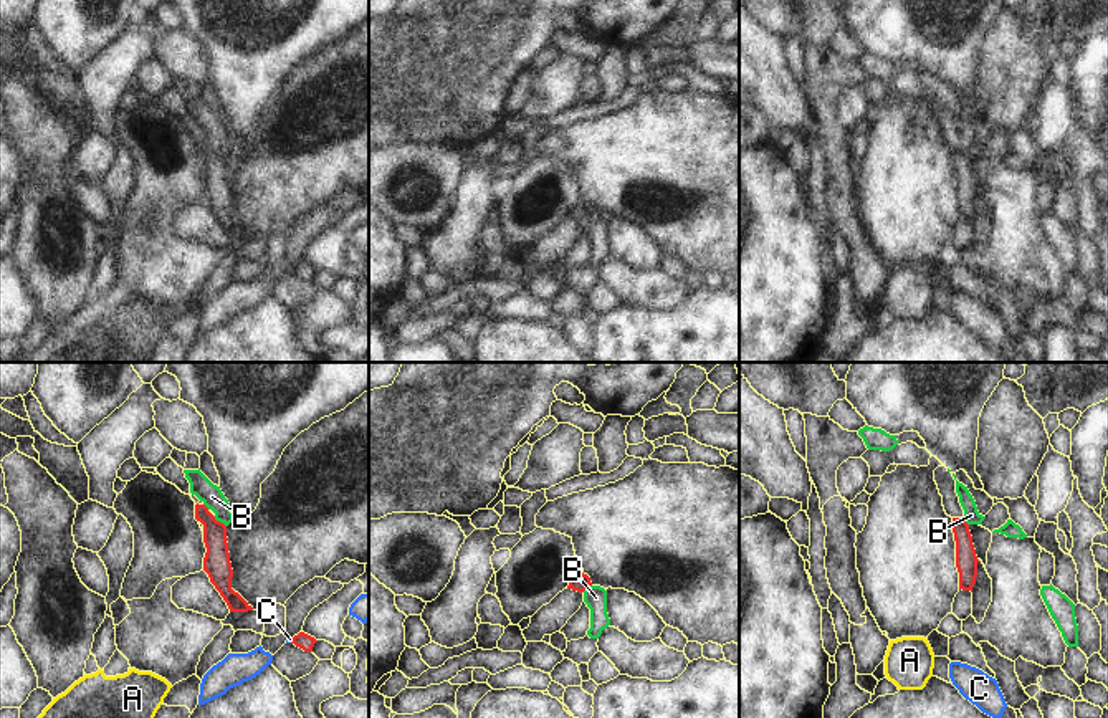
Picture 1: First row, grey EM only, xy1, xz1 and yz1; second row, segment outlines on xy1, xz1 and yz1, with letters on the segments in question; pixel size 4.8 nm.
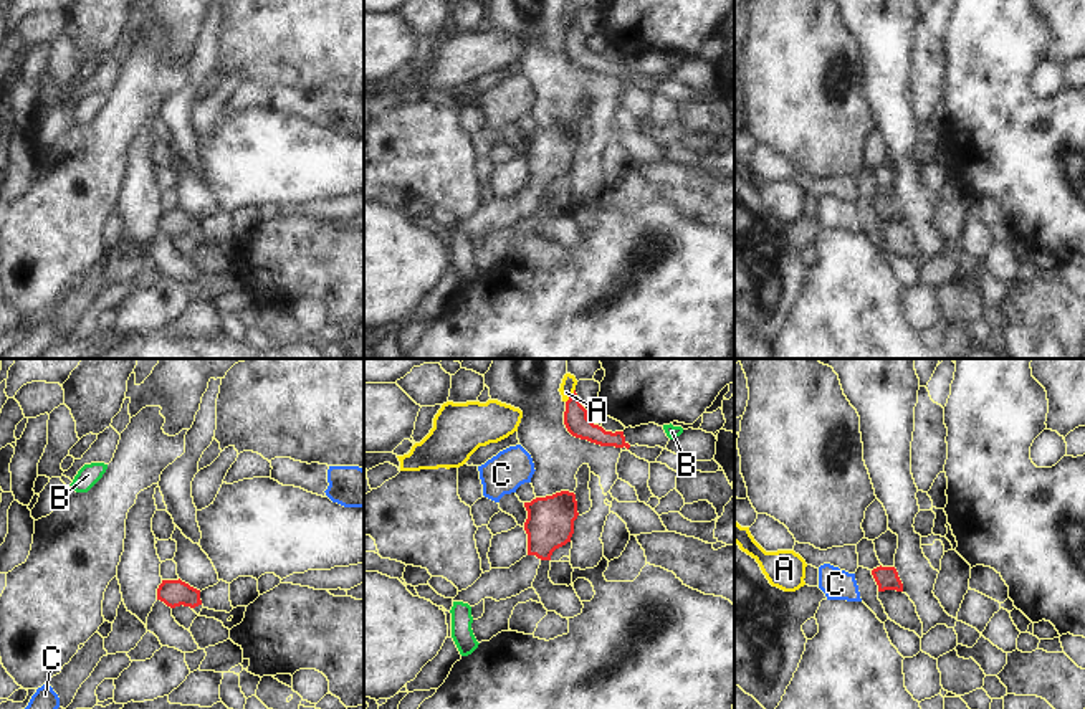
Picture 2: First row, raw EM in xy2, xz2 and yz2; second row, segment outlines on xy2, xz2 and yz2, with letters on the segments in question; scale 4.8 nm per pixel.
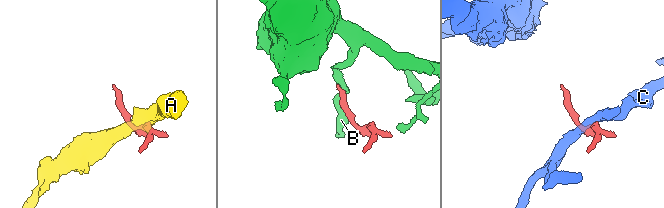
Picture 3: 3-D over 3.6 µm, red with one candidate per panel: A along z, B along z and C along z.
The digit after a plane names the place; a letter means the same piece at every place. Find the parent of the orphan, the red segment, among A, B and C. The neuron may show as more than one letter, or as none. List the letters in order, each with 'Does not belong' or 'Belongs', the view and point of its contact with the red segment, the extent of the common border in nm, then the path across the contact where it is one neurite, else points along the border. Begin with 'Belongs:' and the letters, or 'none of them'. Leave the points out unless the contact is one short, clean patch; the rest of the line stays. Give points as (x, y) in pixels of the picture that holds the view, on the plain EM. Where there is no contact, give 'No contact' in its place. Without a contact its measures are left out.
Belongs: none of them
A: Does not belong. Touches red at xz2 (571, 25). Shared border 80 nm. Boundary: xz2 (574, 19), (566, 32)
B: Does not belong. Touches red at xy1 (219, 151). Shared border 80 nm. Boundary: xy1 (214, 146), (225, 156)
C: Does not belong. Touches red at xy1 (293, 270). Shared border 30 nm. Boundary: xy1 (293, 268), (290, 272).

